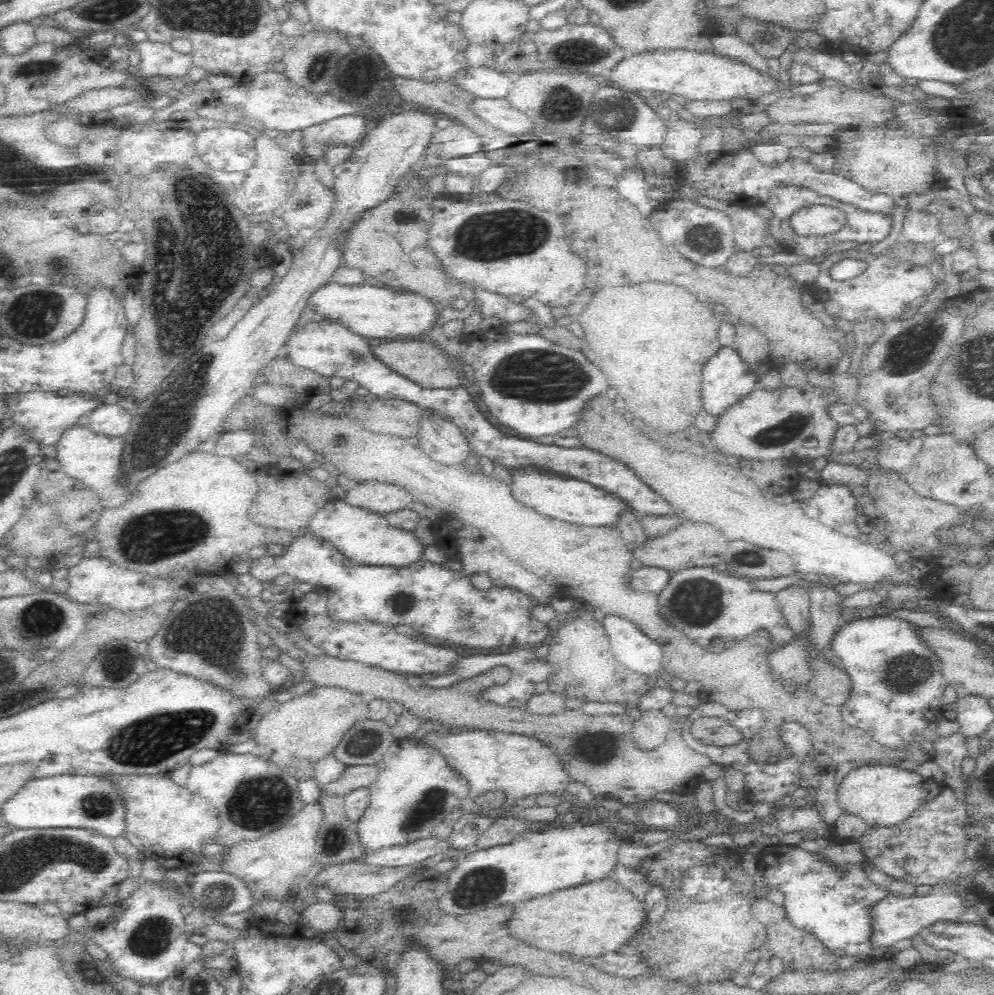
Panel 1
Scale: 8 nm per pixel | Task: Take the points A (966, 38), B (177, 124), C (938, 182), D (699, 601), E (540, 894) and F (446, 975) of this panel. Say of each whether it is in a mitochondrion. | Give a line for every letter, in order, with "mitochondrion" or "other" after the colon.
A: mitochondrion
B: other
C: other
D: mitochondrion
E: other
F: other

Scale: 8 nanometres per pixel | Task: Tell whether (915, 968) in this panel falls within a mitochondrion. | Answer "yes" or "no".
no

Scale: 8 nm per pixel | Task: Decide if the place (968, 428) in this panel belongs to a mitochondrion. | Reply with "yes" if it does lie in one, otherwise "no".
no

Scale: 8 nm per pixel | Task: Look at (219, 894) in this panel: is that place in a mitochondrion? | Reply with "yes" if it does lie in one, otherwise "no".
yes

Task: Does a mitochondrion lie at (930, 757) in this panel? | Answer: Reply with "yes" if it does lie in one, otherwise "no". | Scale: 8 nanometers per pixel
no

